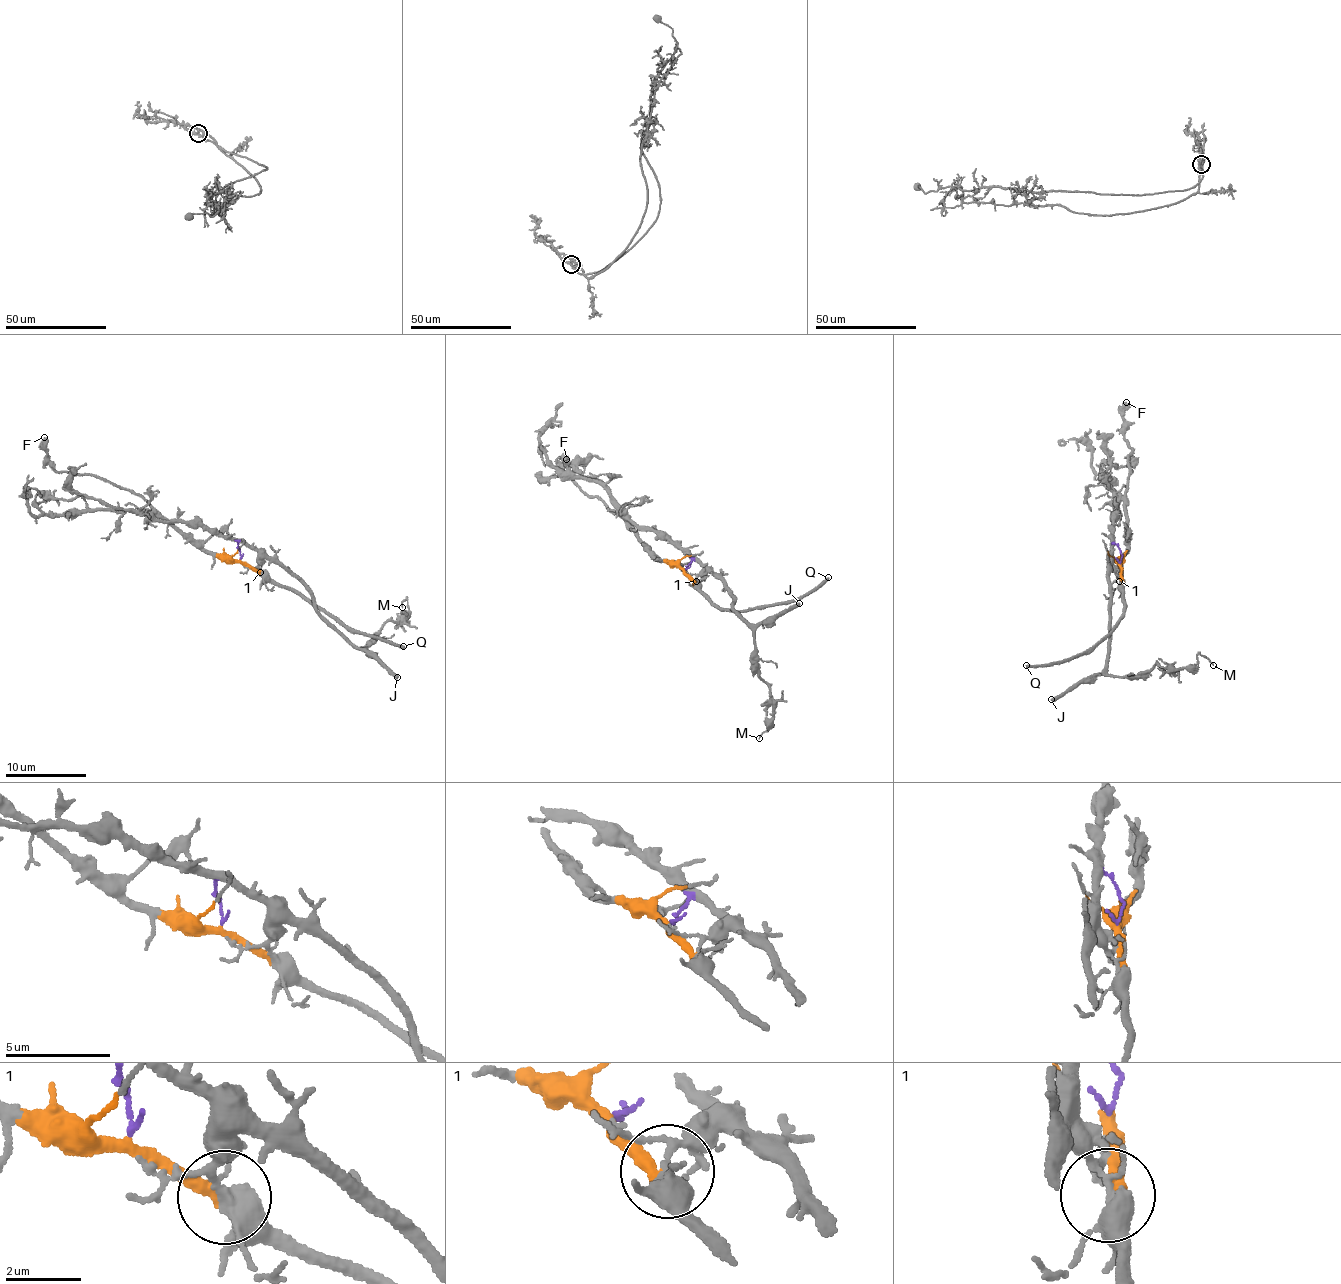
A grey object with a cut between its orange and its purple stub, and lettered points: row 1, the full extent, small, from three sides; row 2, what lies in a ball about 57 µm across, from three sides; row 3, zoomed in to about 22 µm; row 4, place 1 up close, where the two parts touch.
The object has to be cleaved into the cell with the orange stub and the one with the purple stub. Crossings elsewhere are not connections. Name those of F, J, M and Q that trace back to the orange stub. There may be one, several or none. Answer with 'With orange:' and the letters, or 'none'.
With orange: F, Q

